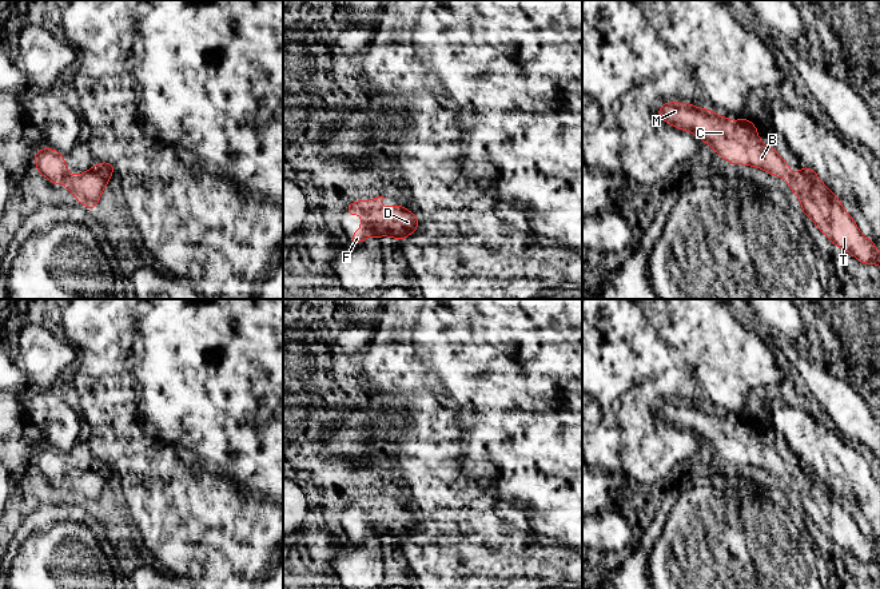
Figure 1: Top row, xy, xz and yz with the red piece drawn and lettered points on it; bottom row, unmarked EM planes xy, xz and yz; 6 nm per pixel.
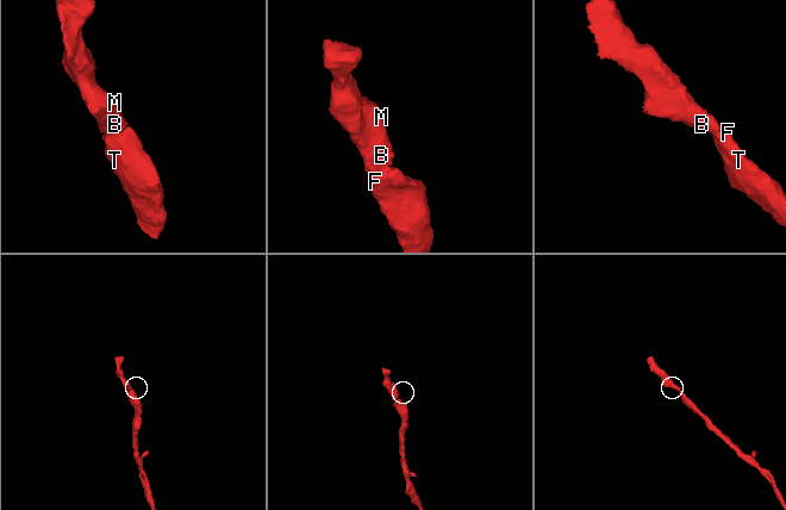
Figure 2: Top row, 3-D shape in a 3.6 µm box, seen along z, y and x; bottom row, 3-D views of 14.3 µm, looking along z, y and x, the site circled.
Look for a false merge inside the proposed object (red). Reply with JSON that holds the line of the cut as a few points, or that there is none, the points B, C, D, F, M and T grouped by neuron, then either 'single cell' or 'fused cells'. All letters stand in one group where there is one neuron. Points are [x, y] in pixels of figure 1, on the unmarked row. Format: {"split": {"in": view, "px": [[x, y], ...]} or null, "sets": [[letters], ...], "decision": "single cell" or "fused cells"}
{"split": null, "sets": [["B", "C", "D", "F", "M", "T"]], "decision": "single cell"}

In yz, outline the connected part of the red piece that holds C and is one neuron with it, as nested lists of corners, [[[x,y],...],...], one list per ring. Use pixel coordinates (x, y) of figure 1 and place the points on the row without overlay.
[[[676,401],[662,403],[657,413],[677,429],[690,430],[702,438],[728,462],[756,465],[787,479],[792,492],[800,498],[804,516],[809,516],[835,545],[847,549],[863,564],[877,562],[880,569],[880,553],[873,540],[860,532],[840,498],[811,466],[801,466],[793,475],[791,466],[775,446],[761,441],[756,431],[757,425],[750,419],[741,417],[733,421],[726,415],[716,414],[712,409]]]

